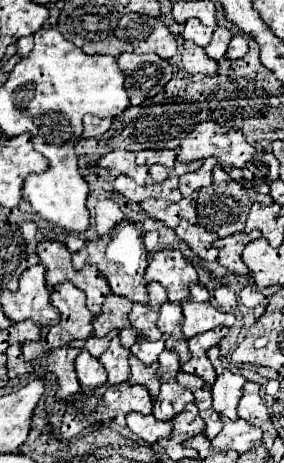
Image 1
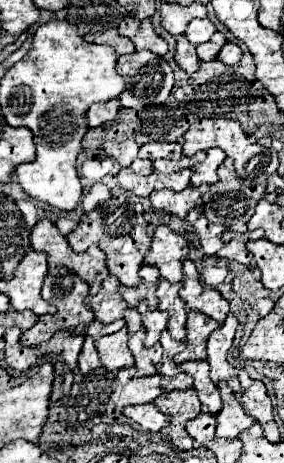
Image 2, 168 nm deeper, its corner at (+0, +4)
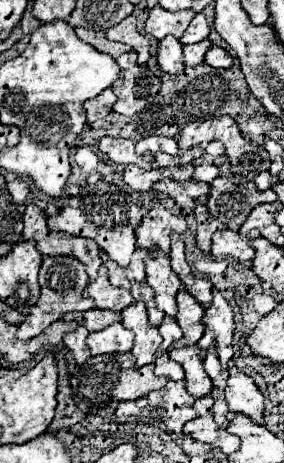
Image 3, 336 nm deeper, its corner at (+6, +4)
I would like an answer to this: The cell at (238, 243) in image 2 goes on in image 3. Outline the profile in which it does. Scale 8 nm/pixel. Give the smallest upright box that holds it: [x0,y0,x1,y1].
[212,229,254,261]

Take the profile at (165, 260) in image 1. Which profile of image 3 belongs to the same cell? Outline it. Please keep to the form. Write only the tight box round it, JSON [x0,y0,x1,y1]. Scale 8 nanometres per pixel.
[136,203,186,253]

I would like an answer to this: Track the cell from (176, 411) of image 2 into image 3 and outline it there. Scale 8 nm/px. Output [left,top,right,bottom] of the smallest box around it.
[146,381,198,433]

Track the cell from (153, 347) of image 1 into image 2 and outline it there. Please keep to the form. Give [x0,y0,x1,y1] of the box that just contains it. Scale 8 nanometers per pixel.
[138,301,168,347]

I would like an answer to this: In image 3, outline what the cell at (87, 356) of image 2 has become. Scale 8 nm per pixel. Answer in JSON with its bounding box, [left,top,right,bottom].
[64,325,90,365]

